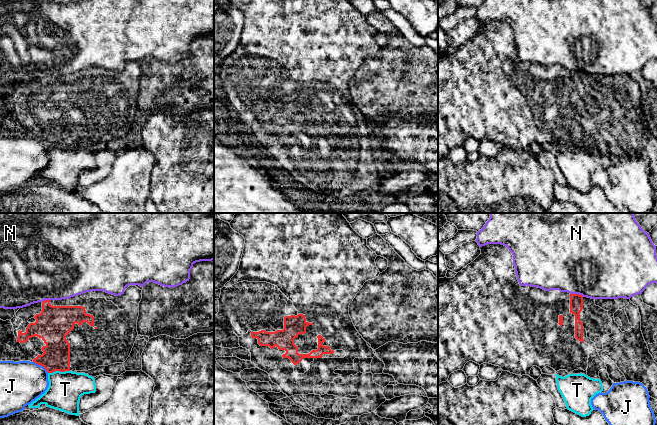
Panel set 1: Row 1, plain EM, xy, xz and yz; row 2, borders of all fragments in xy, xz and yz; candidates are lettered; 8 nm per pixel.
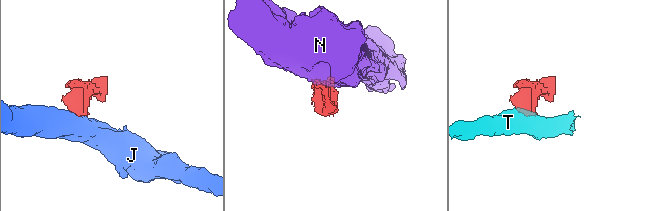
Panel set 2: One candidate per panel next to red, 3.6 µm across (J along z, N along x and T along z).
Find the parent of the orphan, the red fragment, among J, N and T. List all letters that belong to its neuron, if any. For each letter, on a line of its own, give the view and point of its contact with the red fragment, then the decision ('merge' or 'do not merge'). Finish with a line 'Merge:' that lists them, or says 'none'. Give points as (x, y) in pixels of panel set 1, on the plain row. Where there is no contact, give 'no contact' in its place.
J: contact xy (41, 141); do not merge
N: contact yz (577, 70); do not merge
T: contact xy (58, 146); do not merge
Merge: none

